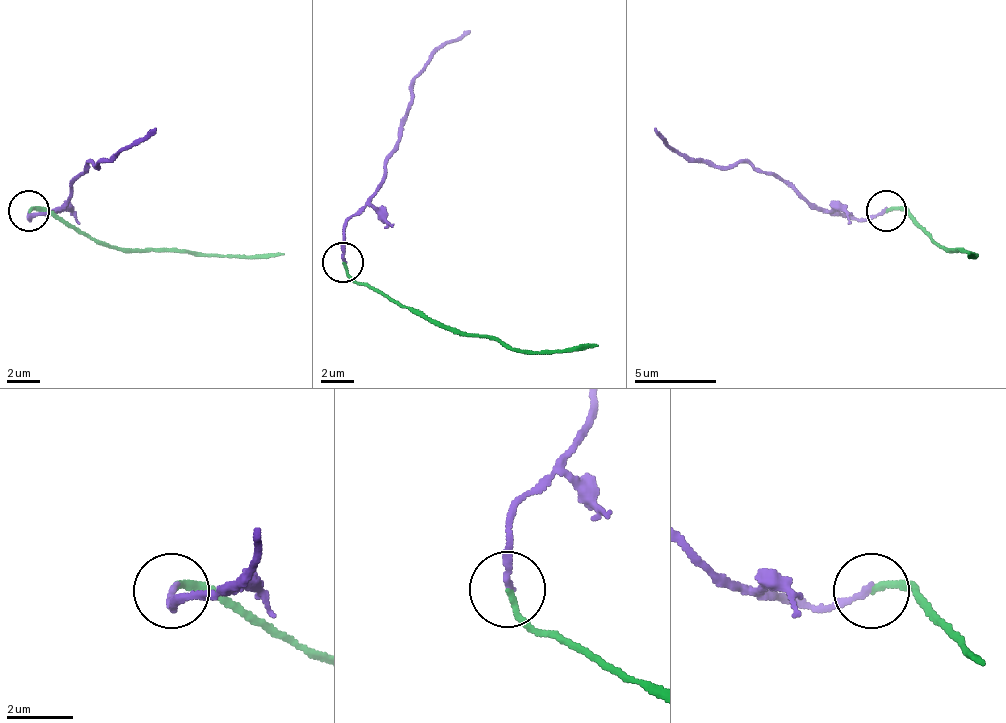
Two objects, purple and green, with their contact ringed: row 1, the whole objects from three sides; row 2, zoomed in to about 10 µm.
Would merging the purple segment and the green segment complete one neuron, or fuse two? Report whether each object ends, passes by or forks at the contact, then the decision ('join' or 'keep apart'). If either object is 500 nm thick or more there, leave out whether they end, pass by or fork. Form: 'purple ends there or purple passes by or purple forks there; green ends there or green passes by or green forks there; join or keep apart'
purple ends there; green ends there; join

